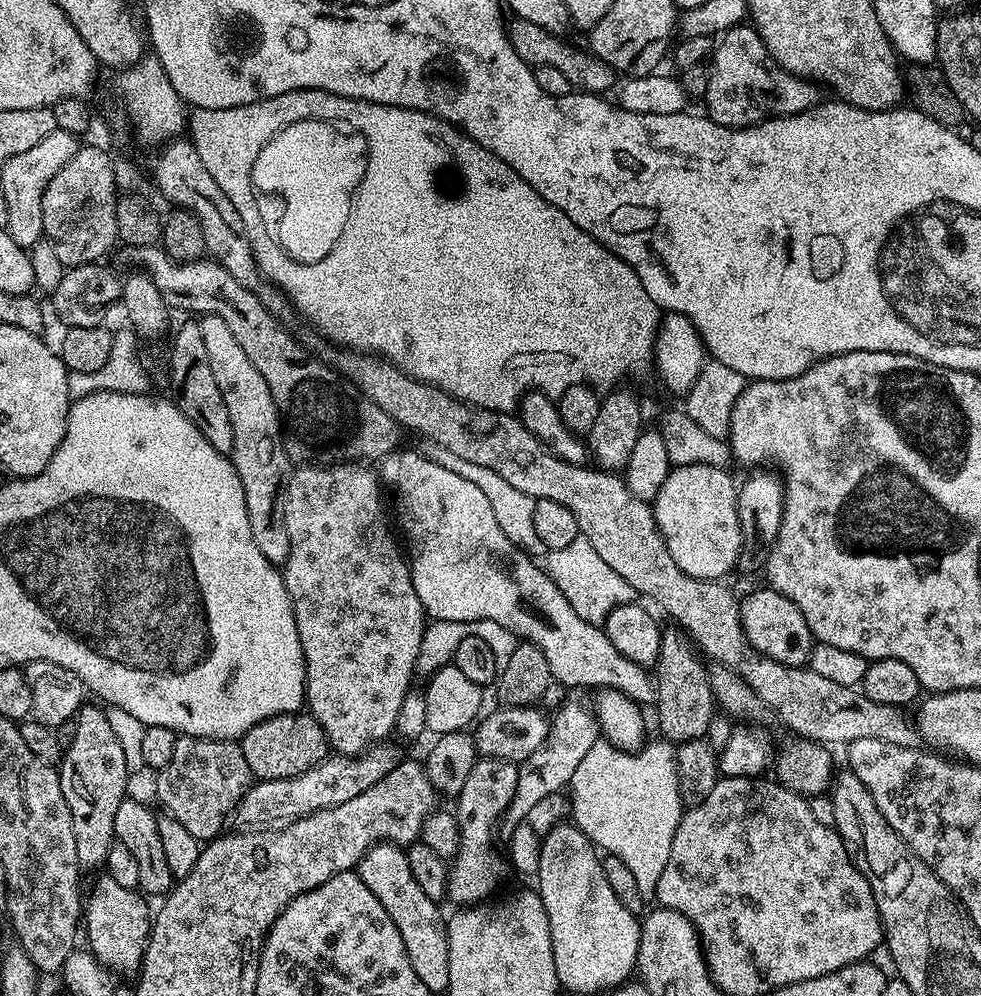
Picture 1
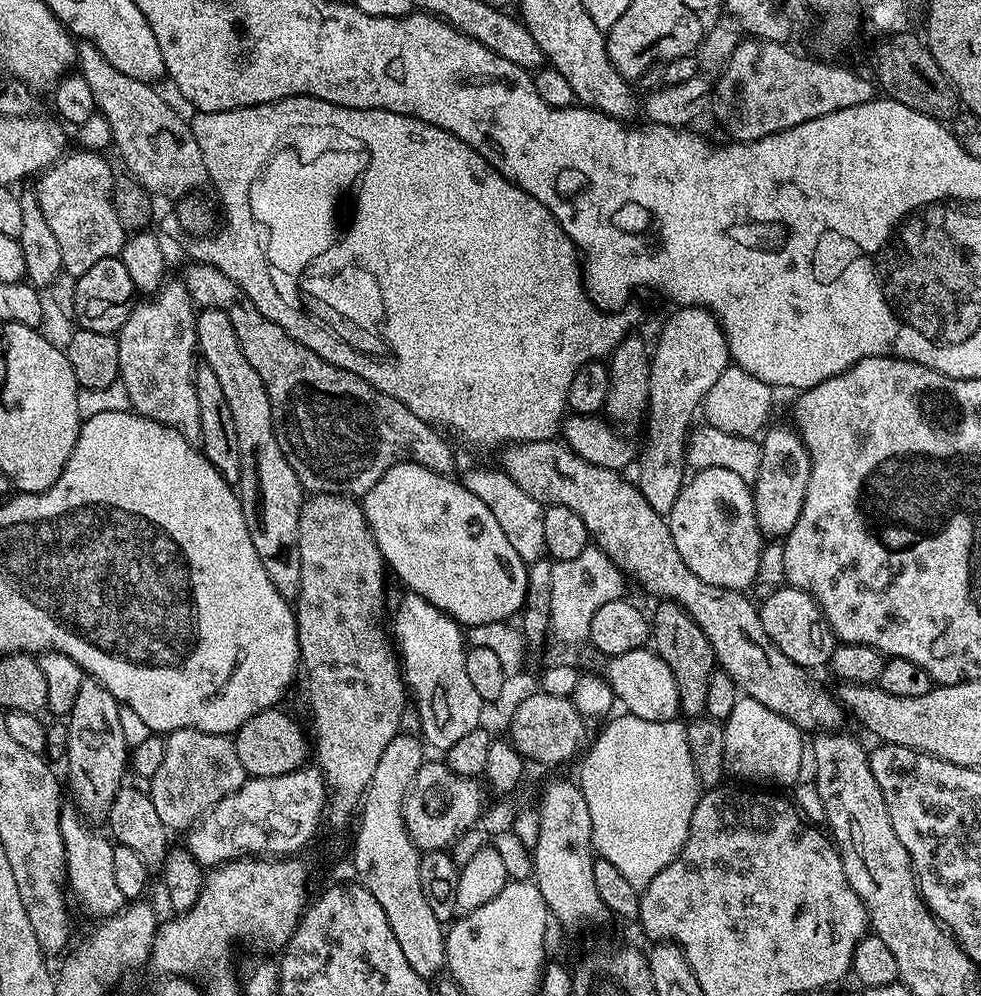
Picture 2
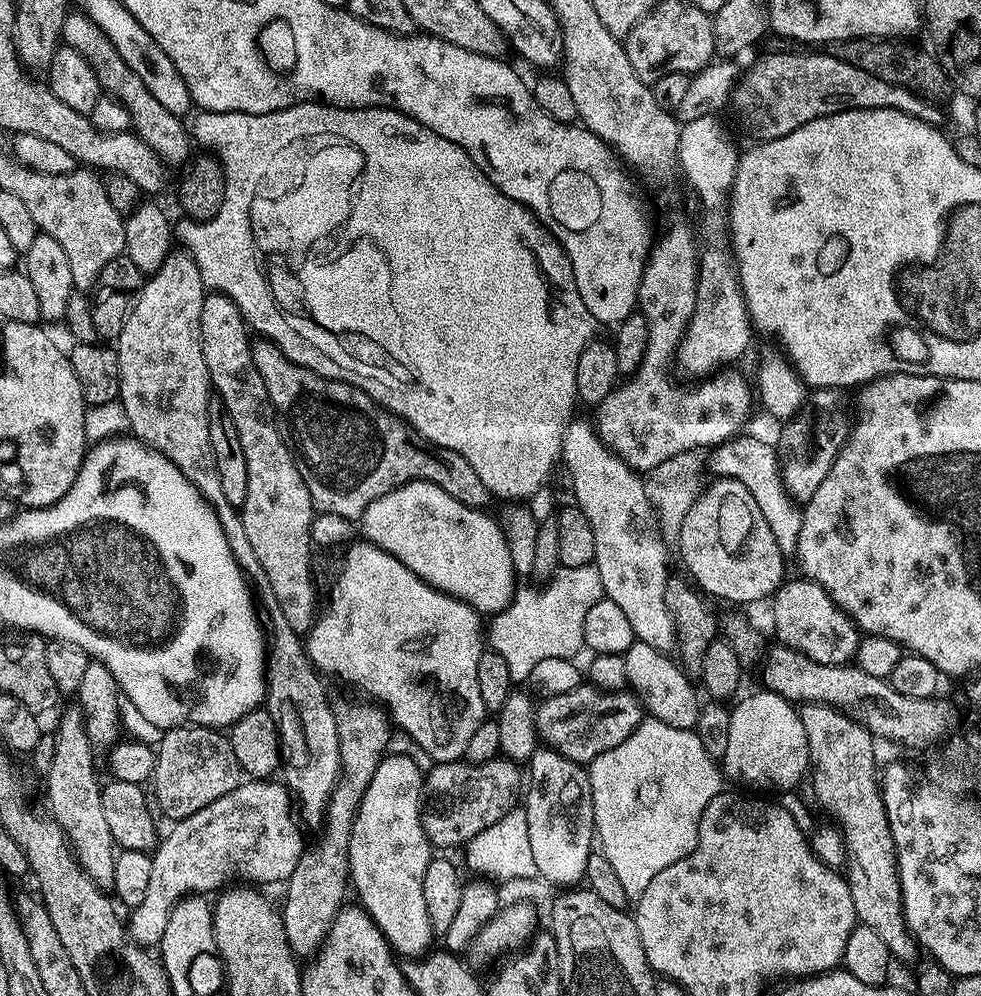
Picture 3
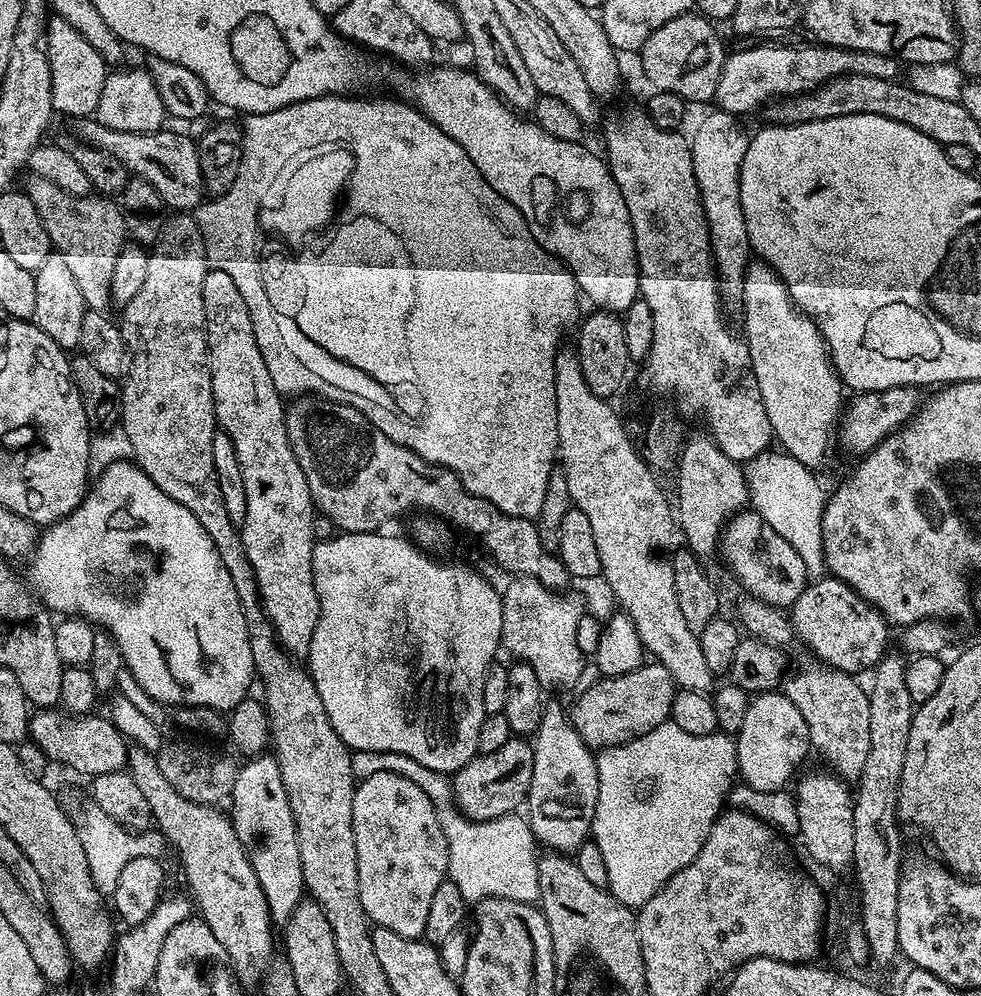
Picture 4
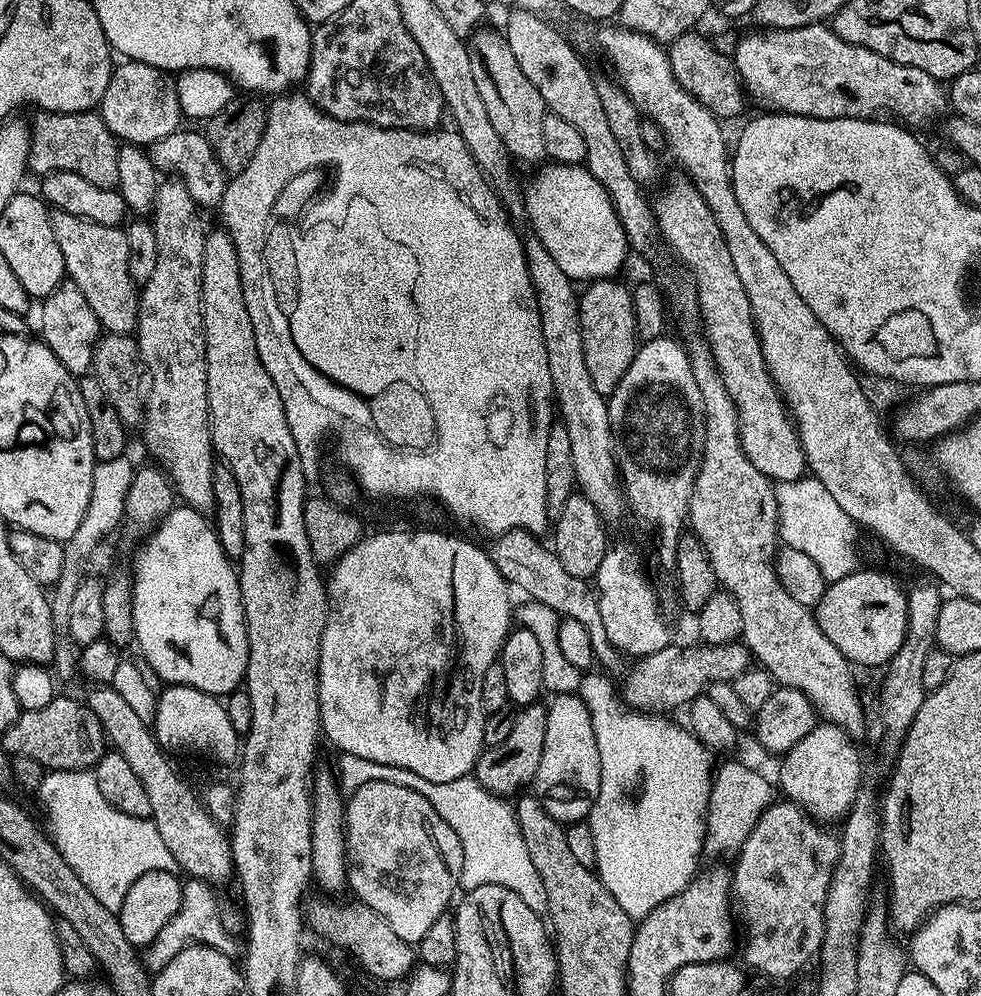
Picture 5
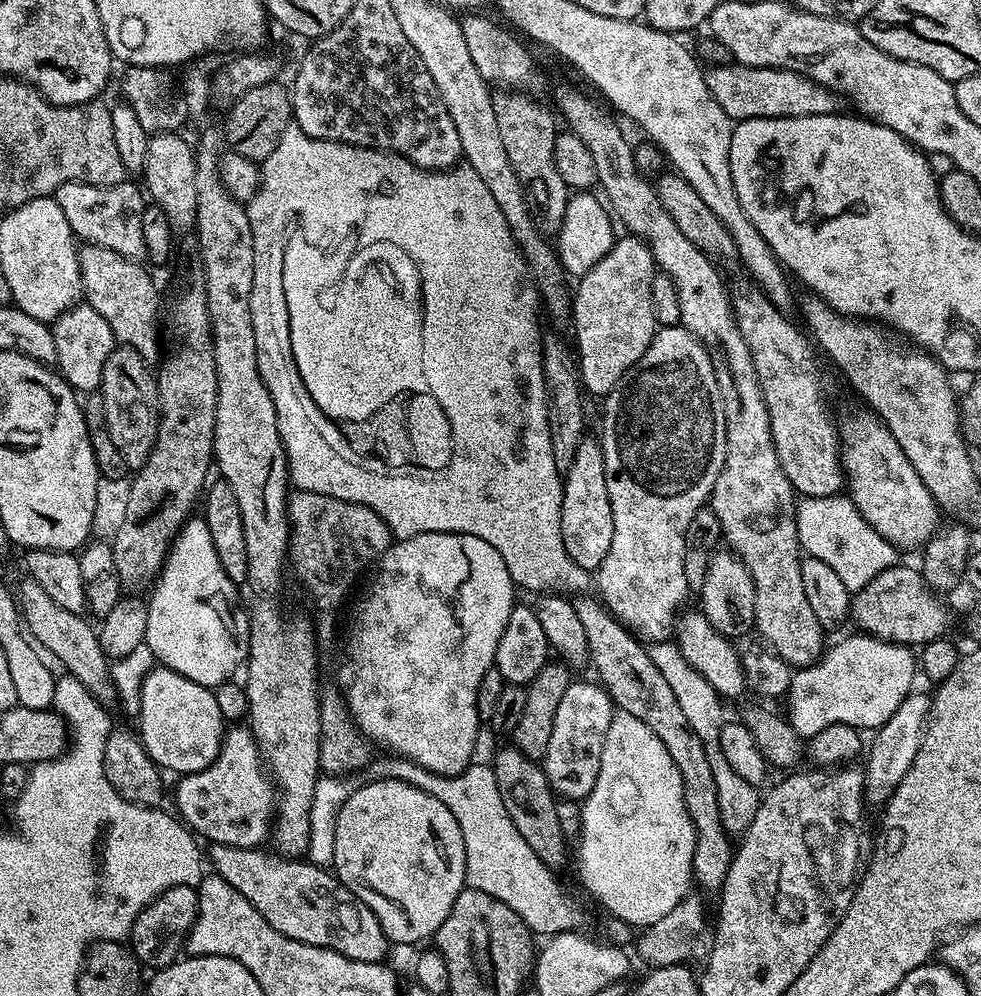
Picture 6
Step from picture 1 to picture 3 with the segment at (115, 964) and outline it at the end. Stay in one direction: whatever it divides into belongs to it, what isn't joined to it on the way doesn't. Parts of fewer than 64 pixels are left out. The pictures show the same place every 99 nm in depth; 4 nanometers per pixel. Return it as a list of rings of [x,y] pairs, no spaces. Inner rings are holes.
[[[79,707],[66,709],[60,716],[60,725],[54,728],[54,763],[46,773],[49,804],[47,807],[52,819],[62,826],[82,870],[90,874],[90,878],[98,887],[111,890],[114,886],[114,862],[118,845],[114,834],[110,834],[106,813],[102,811],[102,780],[96,777],[92,752],[94,753],[94,746],[88,741],[84,729],[84,715]]]

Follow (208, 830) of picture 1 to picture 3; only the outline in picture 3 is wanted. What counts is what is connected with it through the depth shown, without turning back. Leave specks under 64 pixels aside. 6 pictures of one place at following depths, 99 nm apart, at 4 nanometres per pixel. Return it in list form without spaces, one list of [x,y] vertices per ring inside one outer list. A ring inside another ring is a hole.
[[[199,724],[165,731],[156,748],[156,769],[150,788],[156,791],[155,807],[160,807],[169,816],[169,821],[175,822],[194,814],[241,783],[242,771],[238,759],[234,756],[229,737],[223,731],[202,728]]]

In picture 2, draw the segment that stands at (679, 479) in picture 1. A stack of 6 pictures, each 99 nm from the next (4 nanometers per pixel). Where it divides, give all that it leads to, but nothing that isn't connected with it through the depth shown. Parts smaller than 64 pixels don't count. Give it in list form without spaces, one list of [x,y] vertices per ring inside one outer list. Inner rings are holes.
[[[701,468],[693,476],[666,515],[674,546],[702,582],[744,592],[760,572],[762,543],[749,481],[725,468]]]

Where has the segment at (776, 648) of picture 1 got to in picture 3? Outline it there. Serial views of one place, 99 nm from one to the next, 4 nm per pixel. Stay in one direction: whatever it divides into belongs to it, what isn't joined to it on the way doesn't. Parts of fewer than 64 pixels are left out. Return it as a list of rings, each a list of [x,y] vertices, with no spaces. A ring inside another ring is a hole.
[[[807,578],[799,579],[789,579],[781,584],[771,597],[772,624],[776,627],[777,636],[775,639],[788,648],[806,654],[806,658],[814,658],[814,662],[847,664],[855,661],[862,639],[856,623],[830,598],[830,594],[826,594],[821,584],[815,584]]]

